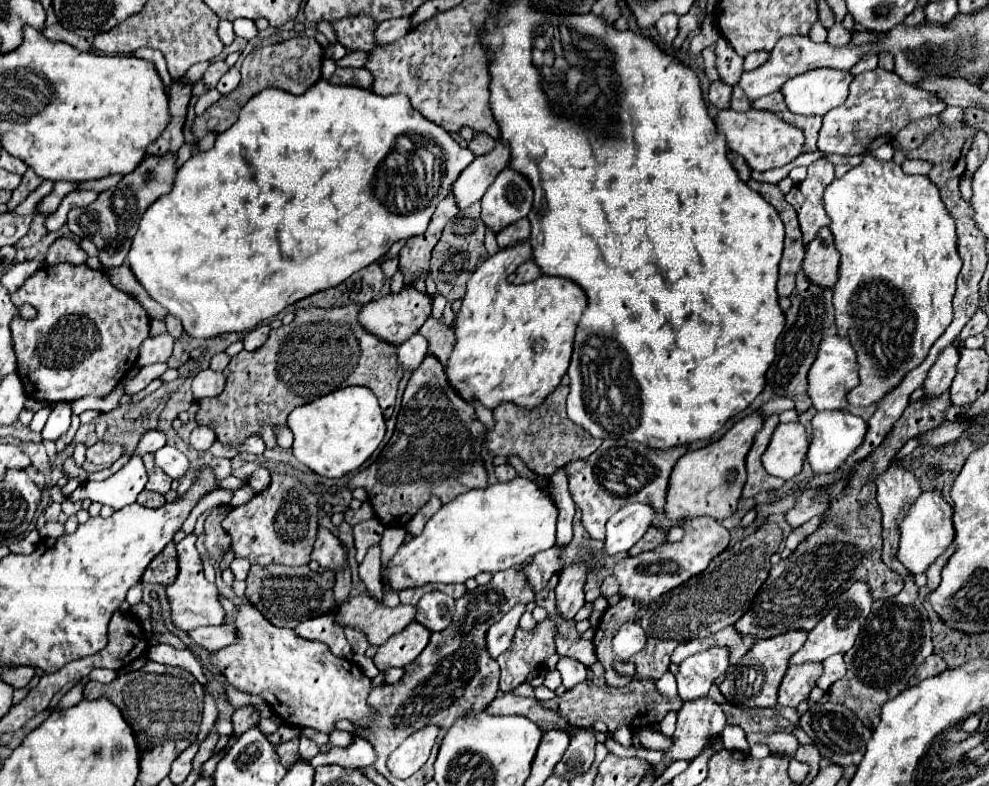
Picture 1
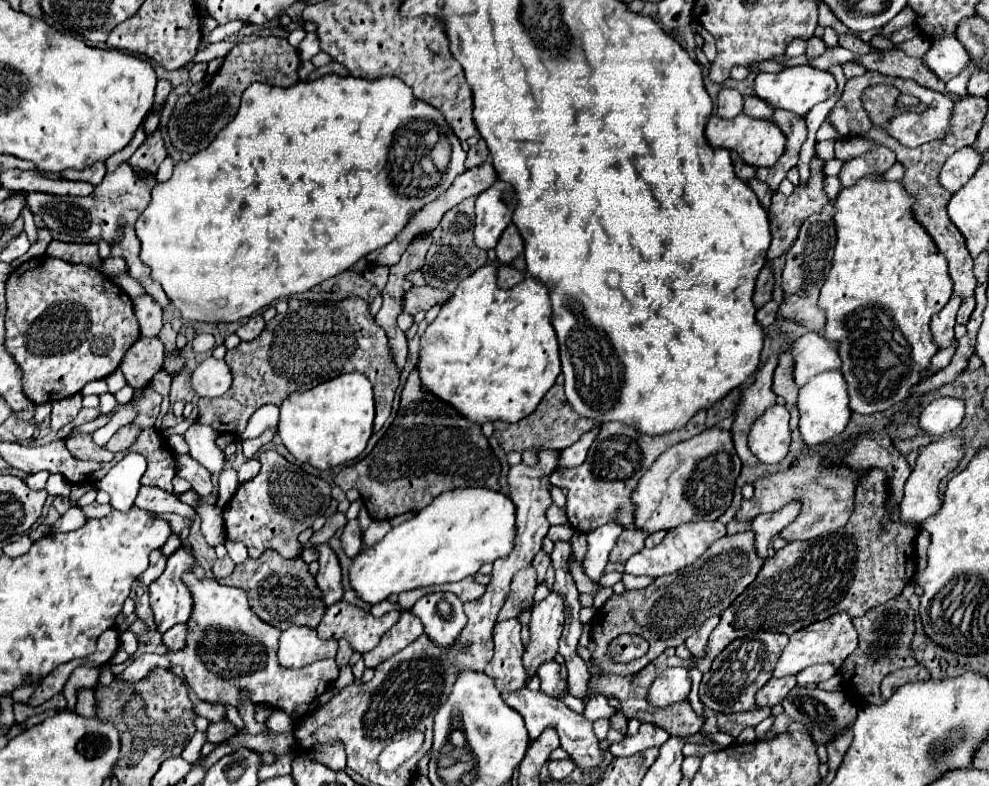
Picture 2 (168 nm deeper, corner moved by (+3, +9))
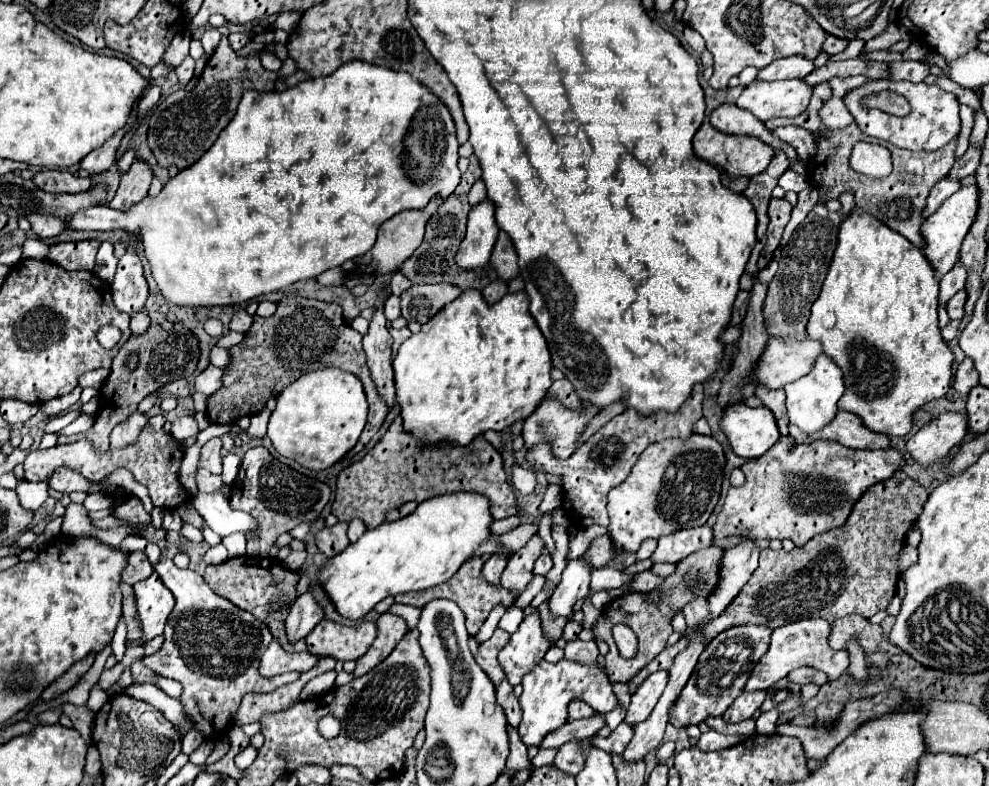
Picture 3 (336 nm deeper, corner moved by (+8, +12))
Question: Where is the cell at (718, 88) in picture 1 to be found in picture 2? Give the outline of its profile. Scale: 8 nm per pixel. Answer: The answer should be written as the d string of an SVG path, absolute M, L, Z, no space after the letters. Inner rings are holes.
M723 88L717 98L717 116L735 118L743 112L743 96L735 88Z

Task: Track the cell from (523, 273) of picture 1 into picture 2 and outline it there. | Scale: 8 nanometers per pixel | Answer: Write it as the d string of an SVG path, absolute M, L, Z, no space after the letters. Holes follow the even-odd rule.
M499 266L497 268L497 286L503 288L503 290L519 284L523 278L525 278L525 274L515 270L513 266Z

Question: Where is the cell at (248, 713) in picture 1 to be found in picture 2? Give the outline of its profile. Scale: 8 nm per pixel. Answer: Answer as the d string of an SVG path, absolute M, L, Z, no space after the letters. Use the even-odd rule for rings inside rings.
M221 720L221 722L215 722L211 724L207 730L205 730L205 740L211 742L211 744L219 744L219 742L225 742L229 738L235 736L235 728L229 724L229 720Z

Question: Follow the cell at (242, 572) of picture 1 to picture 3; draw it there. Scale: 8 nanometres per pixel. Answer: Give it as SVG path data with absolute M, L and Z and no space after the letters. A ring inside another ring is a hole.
M234 533L234 535L226 535L222 539L222 545L228 549L230 557L239 557L246 553L246 537L242 533Z

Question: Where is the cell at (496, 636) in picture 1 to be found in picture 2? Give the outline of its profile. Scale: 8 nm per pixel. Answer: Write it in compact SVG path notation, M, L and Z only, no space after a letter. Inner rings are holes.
M533 566L523 568L523 572L517 572L513 582L511 582L511 592L499 612L499 620L507 620L507 618L517 618L521 608L525 604L533 602L533 594L537 588L537 574Z

